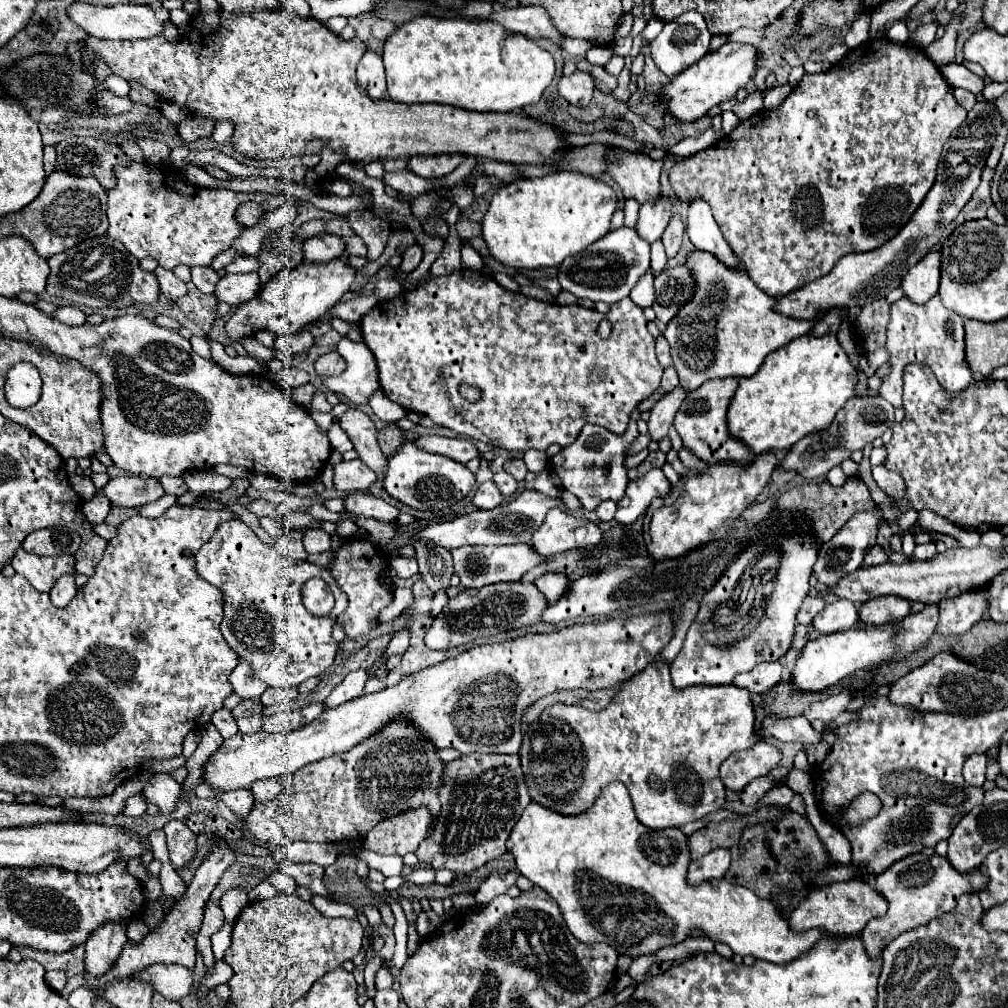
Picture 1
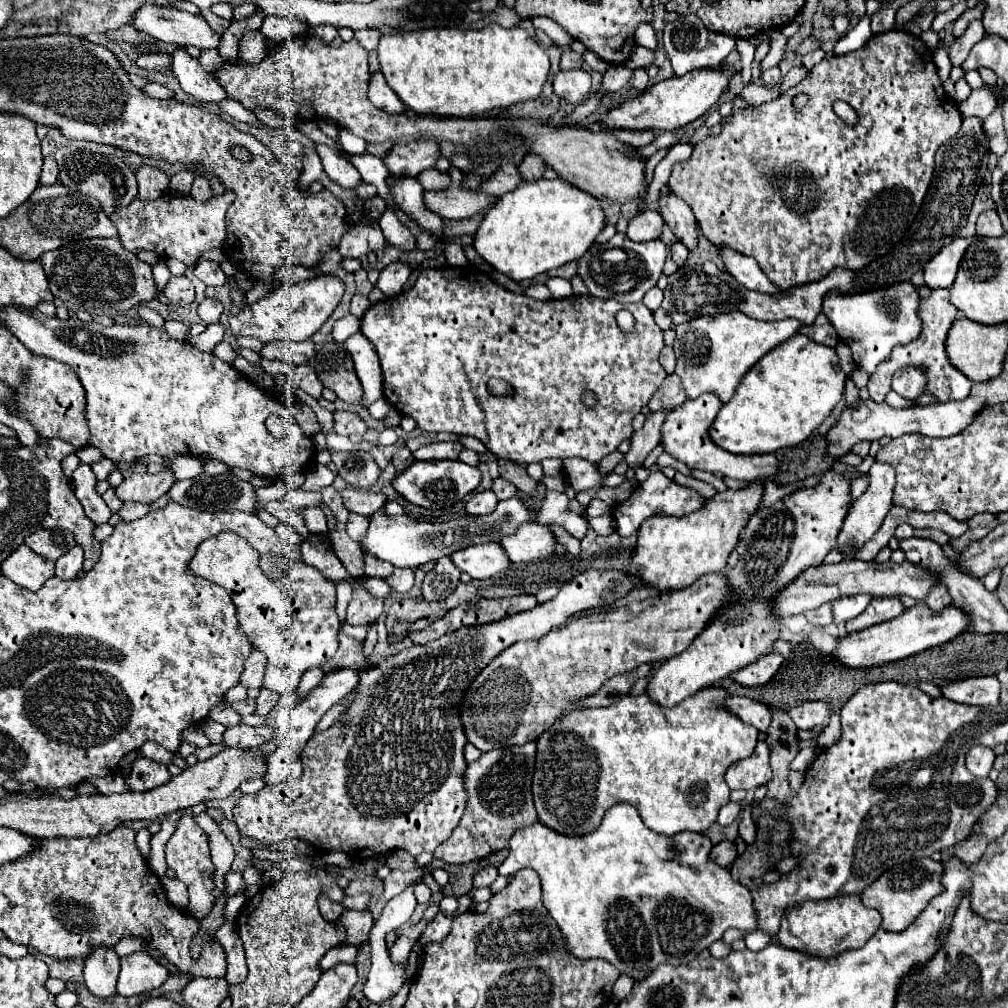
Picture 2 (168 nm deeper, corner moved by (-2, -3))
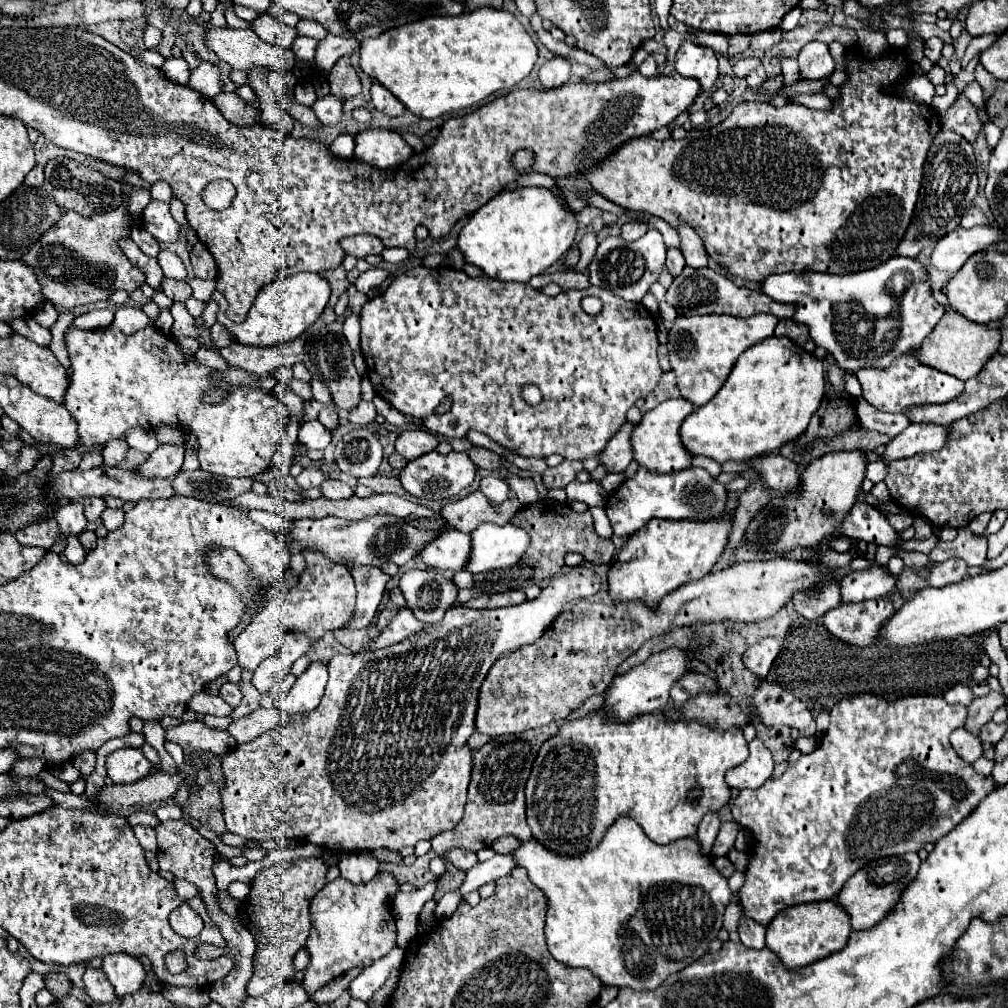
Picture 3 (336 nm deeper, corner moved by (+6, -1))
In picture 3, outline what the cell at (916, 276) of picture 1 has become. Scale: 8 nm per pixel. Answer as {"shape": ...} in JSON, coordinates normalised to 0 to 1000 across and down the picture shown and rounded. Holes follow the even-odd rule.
{"shape":[[[949,224],[945,230],[941,230],[930,240],[924,252],[924,264],[928,268],[938,268],[947,272],[963,252],[977,248],[981,242],[989,238],[991,238],[991,228],[985,224],[967,224],[961,228]]]}

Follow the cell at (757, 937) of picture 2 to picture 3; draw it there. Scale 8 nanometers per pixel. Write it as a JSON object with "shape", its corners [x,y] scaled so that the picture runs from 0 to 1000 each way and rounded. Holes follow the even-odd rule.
{"shape":[[[735,911],[731,925],[733,925],[735,935],[741,940],[749,940],[749,942],[759,940],[759,919],[757,917],[751,917],[749,913],[743,913],[743,911]]]}

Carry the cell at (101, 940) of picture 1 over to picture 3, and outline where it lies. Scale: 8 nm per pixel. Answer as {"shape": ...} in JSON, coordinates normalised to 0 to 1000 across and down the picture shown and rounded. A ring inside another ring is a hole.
{"shape":[[[86,958],[84,960],[84,966],[82,966],[82,974],[84,974],[84,984],[86,988],[92,992],[92,994],[98,994],[98,996],[110,996],[116,992],[114,988],[114,982],[110,978],[110,974],[106,972],[104,964],[100,960],[90,960]]]}

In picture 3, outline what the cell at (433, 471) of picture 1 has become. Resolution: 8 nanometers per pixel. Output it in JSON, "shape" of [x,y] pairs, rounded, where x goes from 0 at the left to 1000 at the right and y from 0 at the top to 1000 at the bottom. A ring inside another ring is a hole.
{"shape":[[[428,448],[428,450],[422,450],[422,452],[406,458],[398,466],[396,476],[398,476],[400,484],[412,494],[441,496],[441,494],[447,494],[447,492],[455,490],[463,482],[467,482],[469,474],[471,474],[471,468],[473,468],[473,462],[467,458],[467,454],[461,448],[447,448],[443,452],[439,452],[436,448]]]}

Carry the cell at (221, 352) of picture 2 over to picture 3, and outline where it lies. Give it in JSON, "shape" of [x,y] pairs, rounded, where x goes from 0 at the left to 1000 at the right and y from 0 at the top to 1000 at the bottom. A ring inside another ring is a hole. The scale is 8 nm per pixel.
{"shape":[[[197,345],[195,355],[197,355],[197,359],[199,359],[199,361],[203,361],[203,363],[209,363],[209,365],[219,367],[219,369],[223,369],[223,367],[225,367],[225,359],[219,355],[219,351],[217,351],[215,347]]]}

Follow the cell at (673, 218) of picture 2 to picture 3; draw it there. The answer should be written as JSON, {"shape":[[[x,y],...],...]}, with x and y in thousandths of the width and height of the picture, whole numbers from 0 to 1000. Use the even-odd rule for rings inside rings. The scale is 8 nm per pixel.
{"shape":[[[676,222],[676,224],[672,224],[672,232],[676,236],[676,250],[682,258],[682,264],[688,264],[688,266],[701,264],[701,250],[699,250],[697,240],[691,234],[691,230],[686,224]]]}

